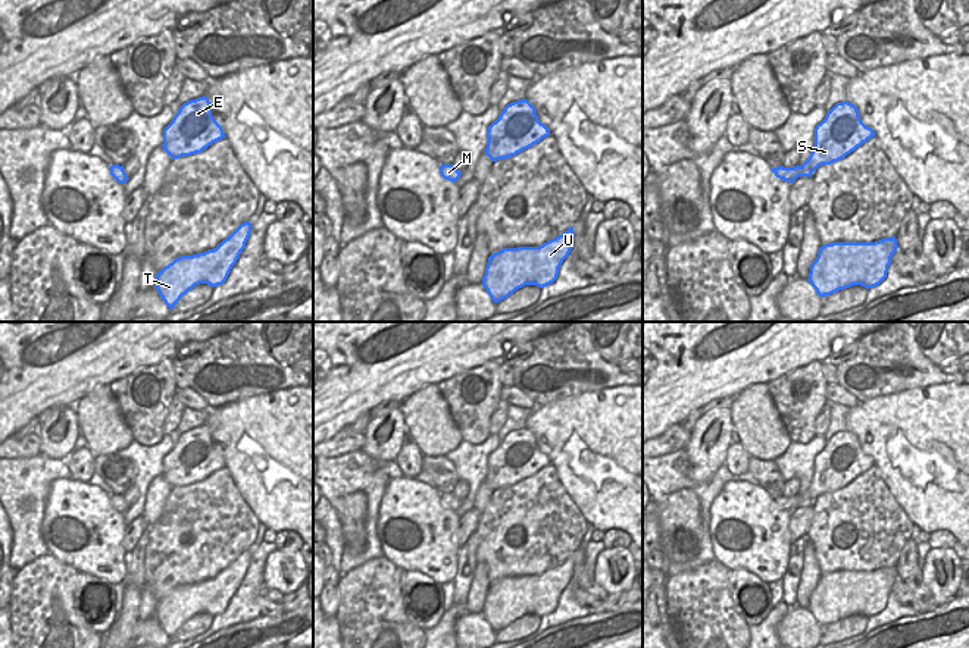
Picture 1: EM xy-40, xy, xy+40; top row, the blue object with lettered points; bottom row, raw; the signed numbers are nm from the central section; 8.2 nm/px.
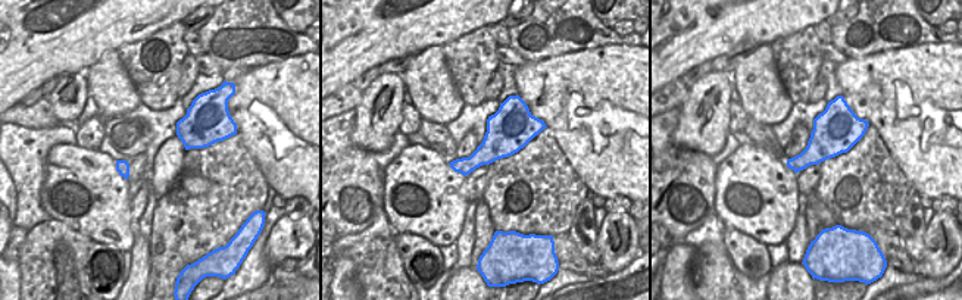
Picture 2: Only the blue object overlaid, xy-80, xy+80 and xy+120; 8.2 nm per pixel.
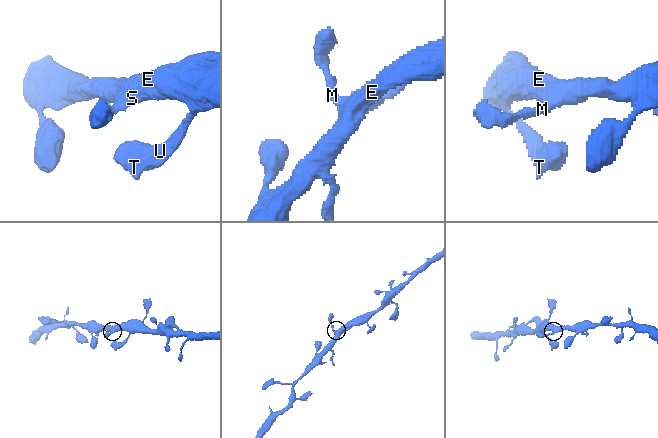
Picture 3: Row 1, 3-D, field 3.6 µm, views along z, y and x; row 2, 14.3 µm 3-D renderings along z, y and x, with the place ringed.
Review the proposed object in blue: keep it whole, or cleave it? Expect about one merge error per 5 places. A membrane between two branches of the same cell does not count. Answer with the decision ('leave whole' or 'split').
leave whole

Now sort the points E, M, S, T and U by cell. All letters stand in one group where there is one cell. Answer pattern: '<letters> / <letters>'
E M S T U

